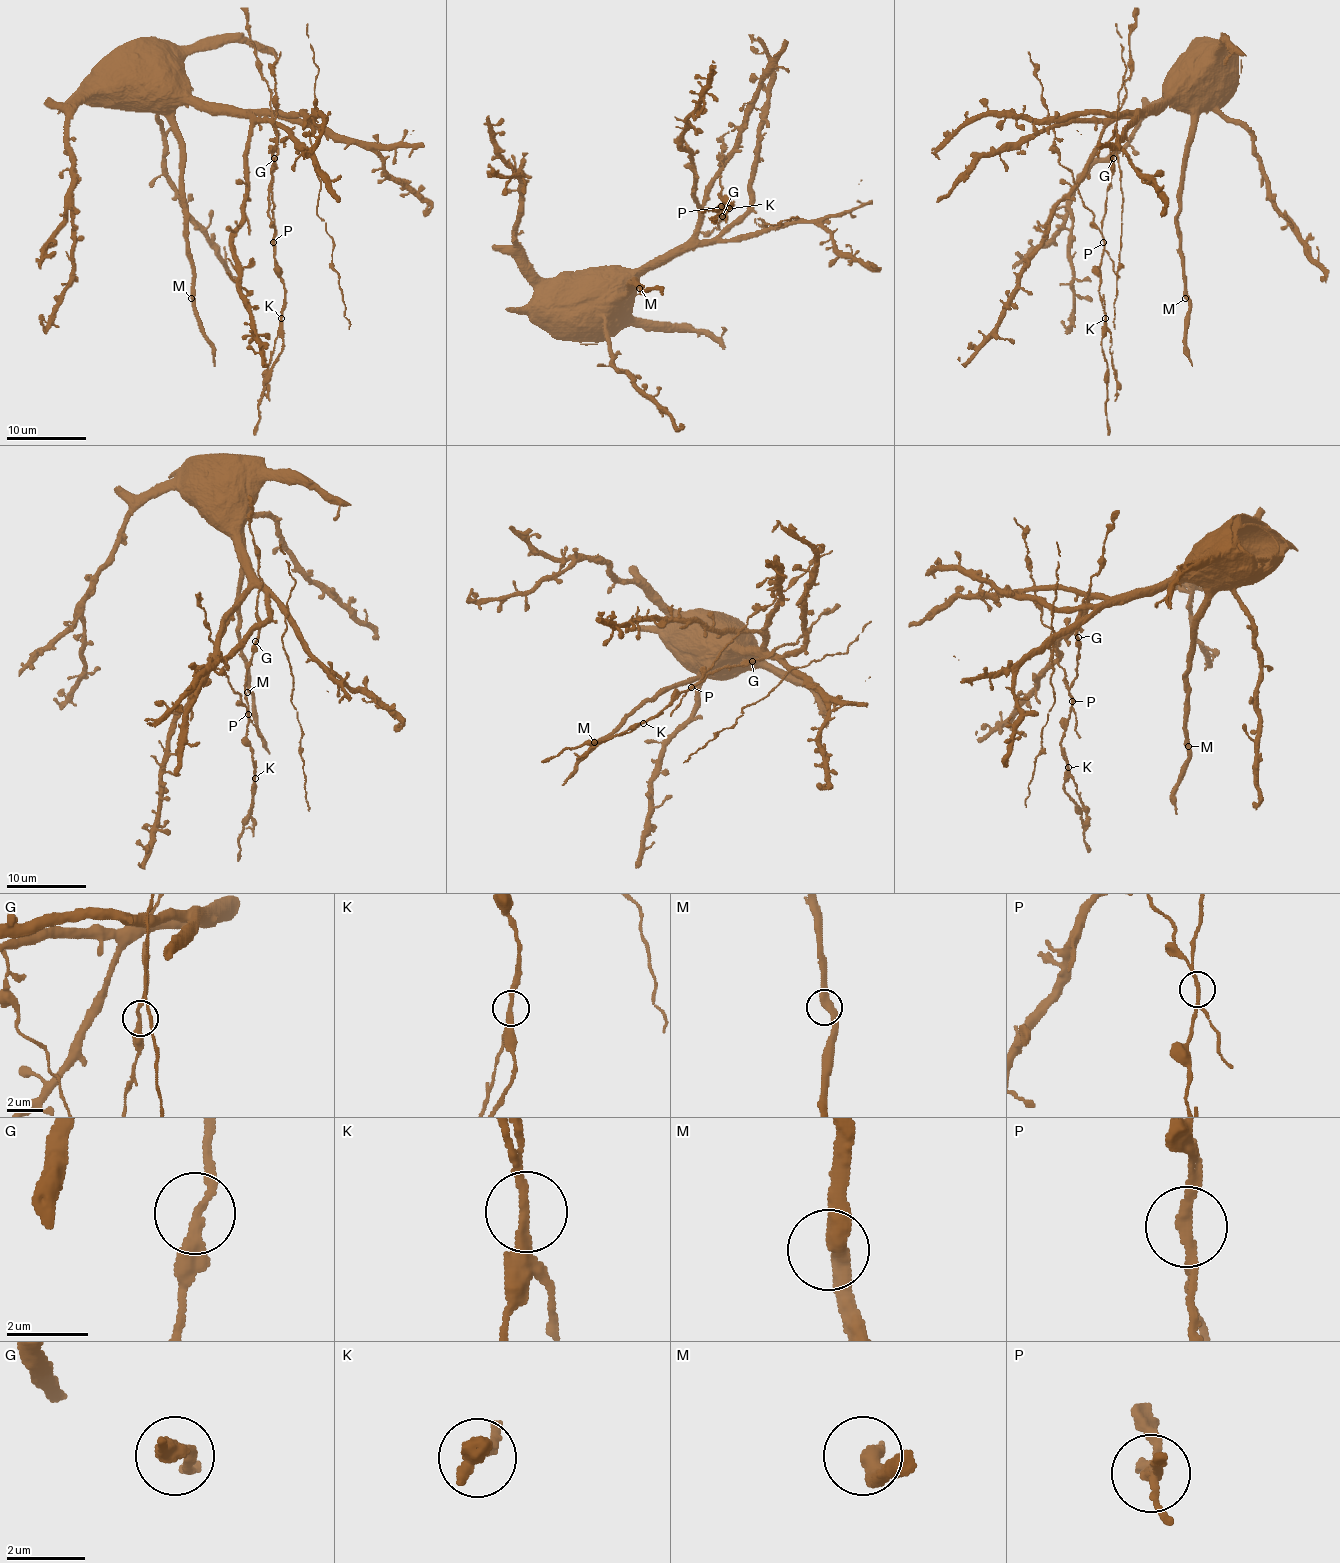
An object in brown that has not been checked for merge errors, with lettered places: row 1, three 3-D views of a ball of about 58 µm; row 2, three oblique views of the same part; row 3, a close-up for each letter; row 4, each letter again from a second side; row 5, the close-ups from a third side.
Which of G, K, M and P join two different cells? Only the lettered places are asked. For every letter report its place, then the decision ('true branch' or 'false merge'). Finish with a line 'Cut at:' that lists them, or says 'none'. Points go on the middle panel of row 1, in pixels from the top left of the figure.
G: place (722, 216); true branch
K: place (729, 208); false merge
M: place (639, 288); true branch
P: place (721, 206); false merge
Cut at: K, P

